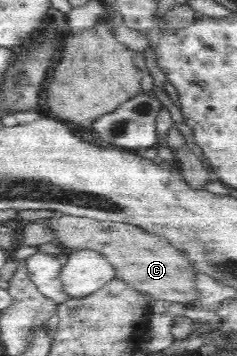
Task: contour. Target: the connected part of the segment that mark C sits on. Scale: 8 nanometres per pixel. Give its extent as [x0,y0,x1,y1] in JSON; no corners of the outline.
[45,214,200,304]

